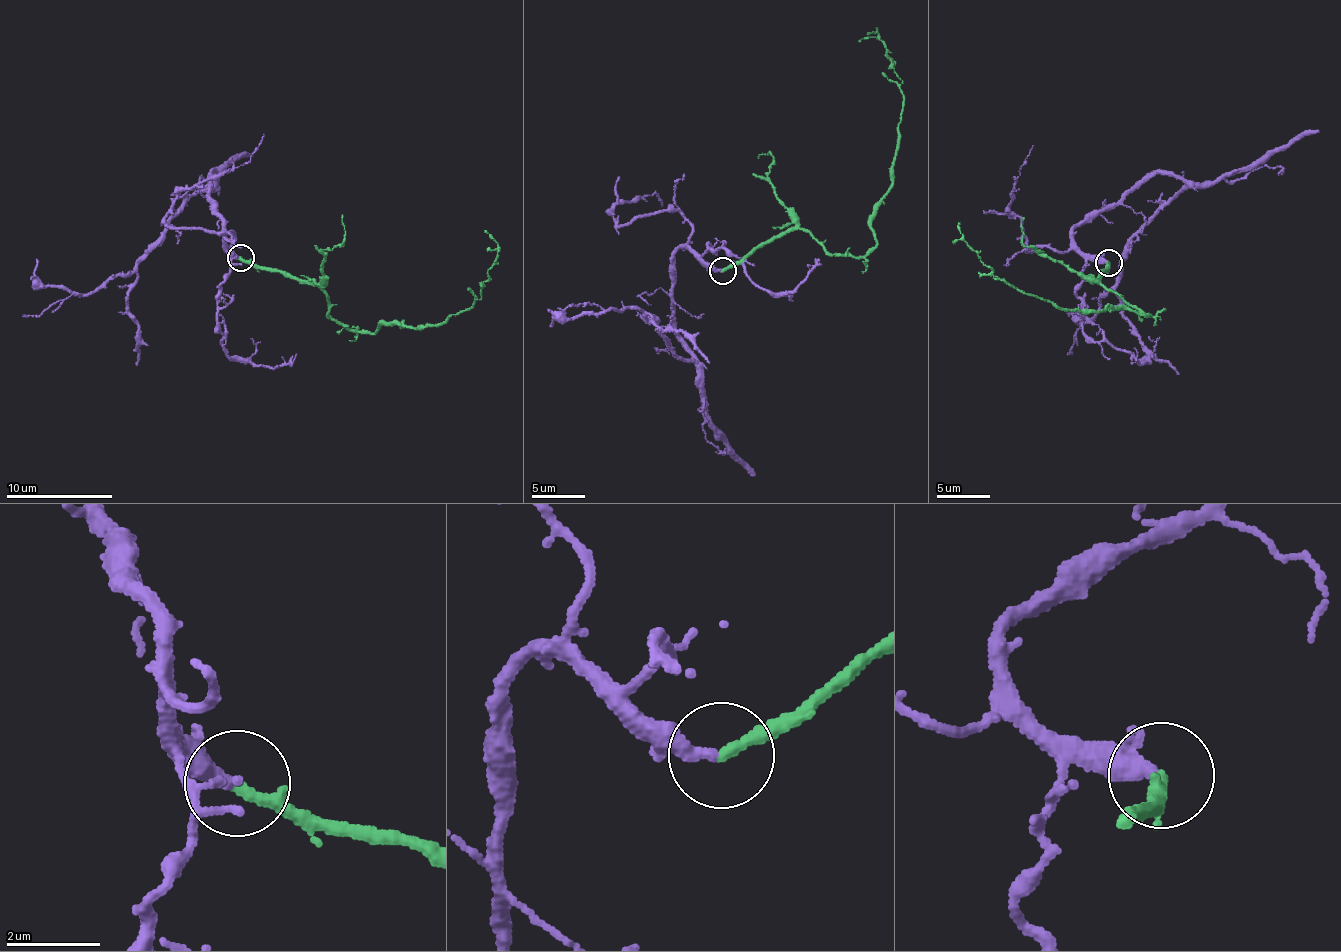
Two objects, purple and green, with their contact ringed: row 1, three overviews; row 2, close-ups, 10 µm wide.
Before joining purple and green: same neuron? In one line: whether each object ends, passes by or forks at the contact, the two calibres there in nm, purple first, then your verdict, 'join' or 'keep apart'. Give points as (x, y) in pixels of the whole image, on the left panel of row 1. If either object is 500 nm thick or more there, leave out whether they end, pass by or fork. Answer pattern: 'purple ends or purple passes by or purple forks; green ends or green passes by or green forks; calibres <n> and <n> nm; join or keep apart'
purple ends; green ends; calibres 320 and 260 nm; join

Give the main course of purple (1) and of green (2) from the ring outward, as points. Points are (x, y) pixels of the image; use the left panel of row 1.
1: (238, 258), (206, 198), (211, 174), (210, 186), (186, 198), (132, 271), (23, 317)
2: (240, 258), (324, 289), (329, 317), (357, 330), (416, 328), (475, 305), (498, 256), (485, 231)

